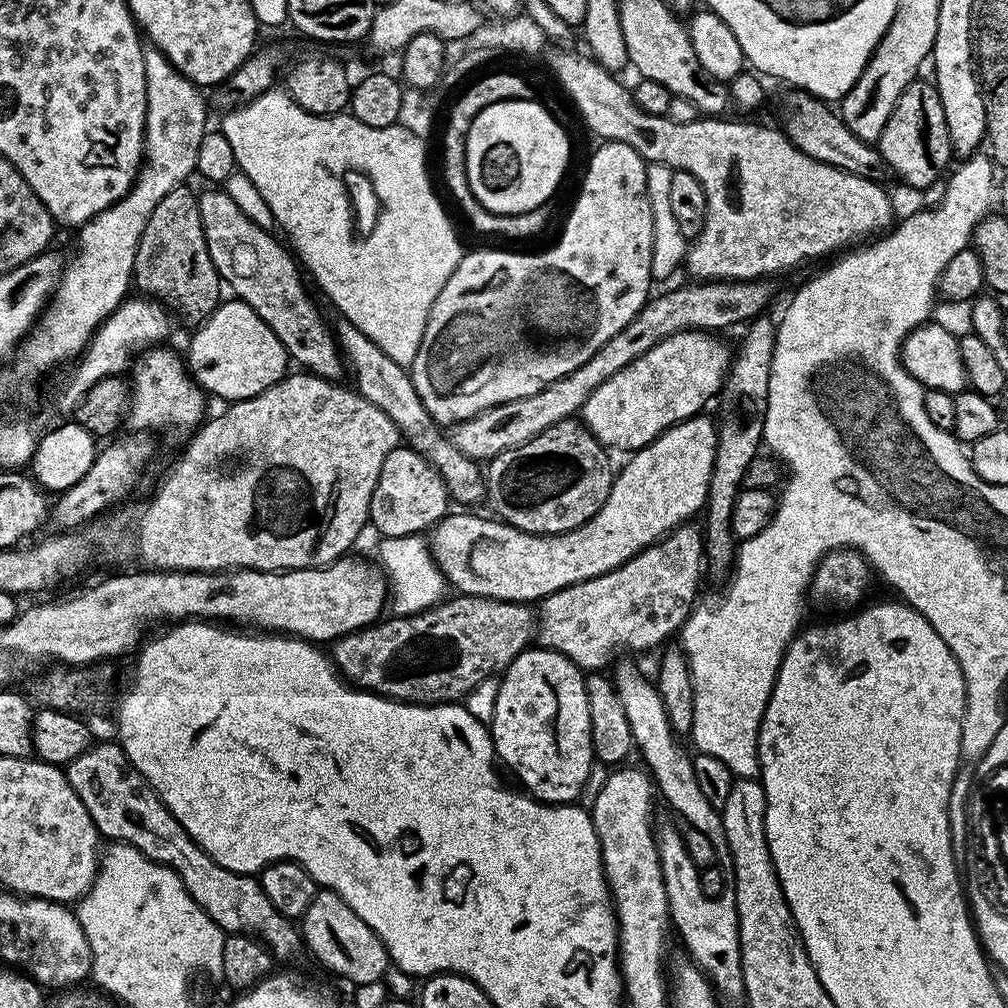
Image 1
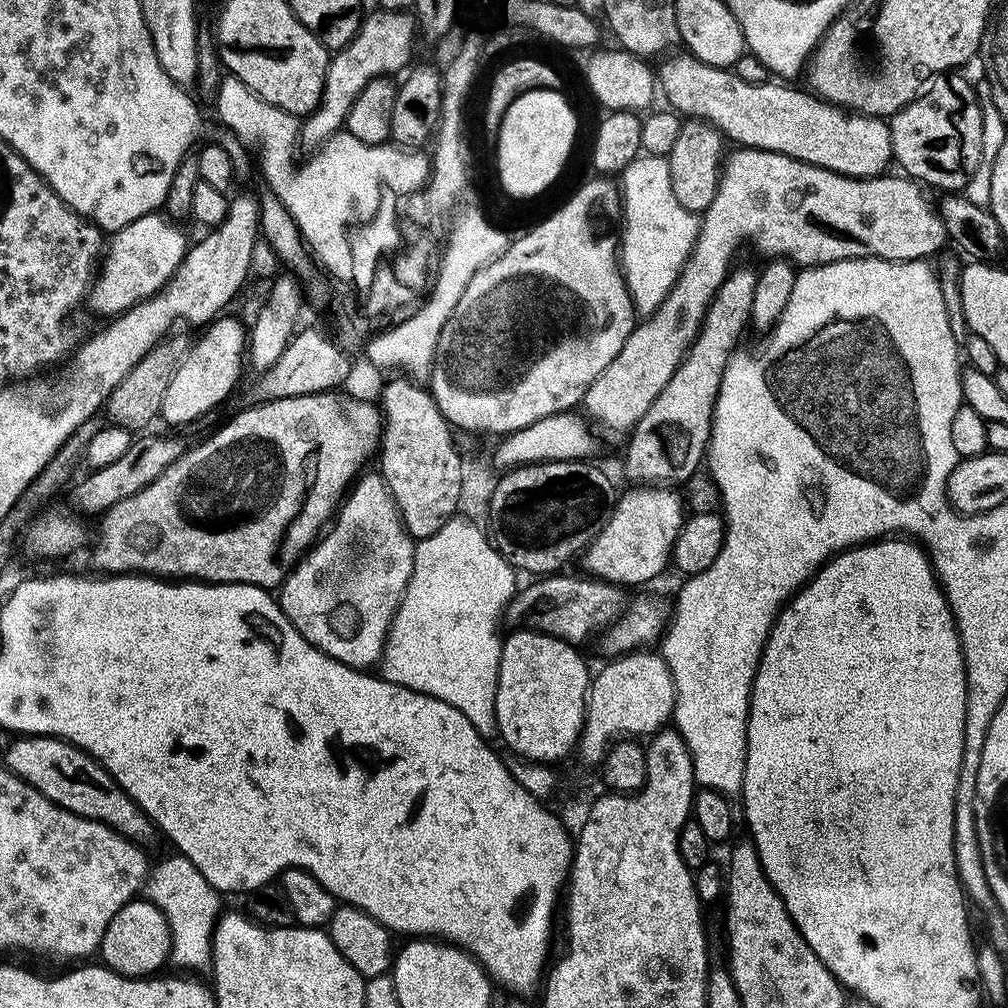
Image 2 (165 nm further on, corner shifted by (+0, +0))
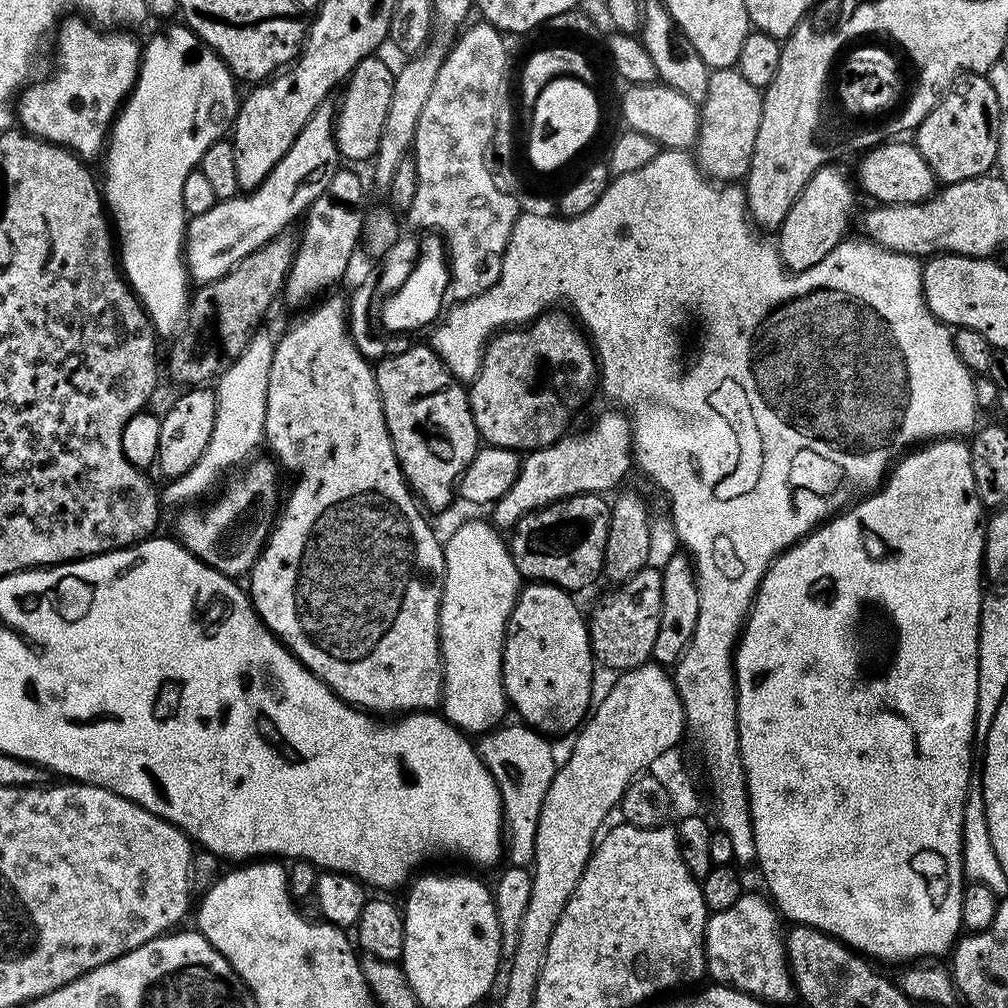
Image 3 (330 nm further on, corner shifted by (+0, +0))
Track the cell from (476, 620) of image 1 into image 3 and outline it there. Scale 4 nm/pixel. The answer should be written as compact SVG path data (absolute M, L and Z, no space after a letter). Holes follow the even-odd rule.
M649 566L638 570L625 580L623 584L615 585L596 604L592 616L587 617L588 638L592 642L592 655L597 665L605 664L608 668L613 668L613 673L629 672L632 668L637 668L652 660L654 650L654 638L658 638L658 622L662 618L662 578L661 569Z

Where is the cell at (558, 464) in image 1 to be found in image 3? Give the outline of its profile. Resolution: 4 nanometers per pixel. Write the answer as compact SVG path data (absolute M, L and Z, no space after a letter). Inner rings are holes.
M587 492L581 496L567 496L564 500L555 500L537 512L525 512L516 527L511 529L510 549L514 566L521 577L528 582L553 584L565 592L579 593L579 588L588 588L597 579L601 579L604 570L604 551L610 534L612 510L609 501L603 495Z

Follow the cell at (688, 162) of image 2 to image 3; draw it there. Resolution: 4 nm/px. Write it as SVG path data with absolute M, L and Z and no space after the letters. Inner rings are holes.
M735 67L714 68L709 71L709 89L706 98L699 105L700 131L694 145L694 159L697 169L713 182L740 182L748 175L750 158L754 154L754 138L758 138L758 122L762 122L762 102L764 97L761 89L750 86L746 78Z

